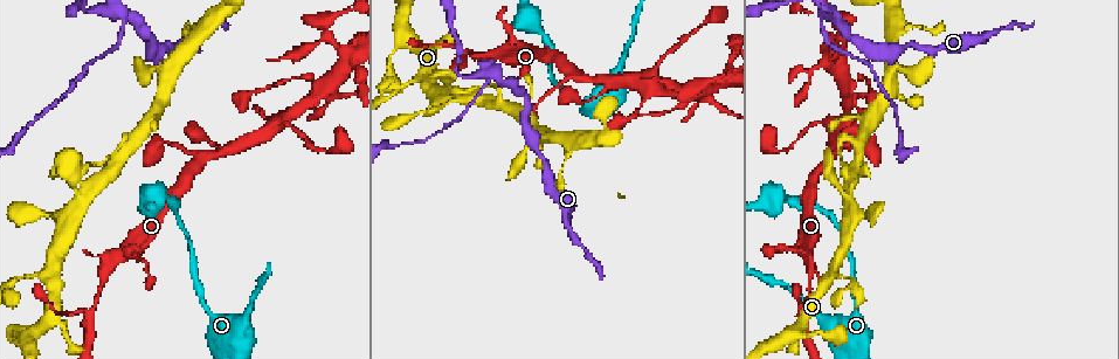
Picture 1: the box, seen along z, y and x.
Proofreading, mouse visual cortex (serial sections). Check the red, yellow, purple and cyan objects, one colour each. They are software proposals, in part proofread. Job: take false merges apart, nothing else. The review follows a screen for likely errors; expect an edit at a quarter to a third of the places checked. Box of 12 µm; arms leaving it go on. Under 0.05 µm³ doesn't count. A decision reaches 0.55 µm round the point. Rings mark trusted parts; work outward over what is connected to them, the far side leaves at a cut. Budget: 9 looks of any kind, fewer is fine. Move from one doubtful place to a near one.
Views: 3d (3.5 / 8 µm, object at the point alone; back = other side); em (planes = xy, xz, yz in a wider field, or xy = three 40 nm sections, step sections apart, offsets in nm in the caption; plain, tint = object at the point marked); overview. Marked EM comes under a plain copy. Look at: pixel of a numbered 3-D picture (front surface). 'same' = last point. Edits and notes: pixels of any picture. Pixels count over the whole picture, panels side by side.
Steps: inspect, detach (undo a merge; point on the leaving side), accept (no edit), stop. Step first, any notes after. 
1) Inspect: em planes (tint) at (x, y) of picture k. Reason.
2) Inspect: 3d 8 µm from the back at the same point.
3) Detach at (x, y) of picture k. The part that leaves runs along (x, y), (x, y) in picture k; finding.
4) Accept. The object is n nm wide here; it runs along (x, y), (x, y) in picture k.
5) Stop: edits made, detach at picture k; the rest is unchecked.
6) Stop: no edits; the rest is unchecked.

Inspect: 3d 3.5 µm at (19, 279) of picture 1. Sharp bend.

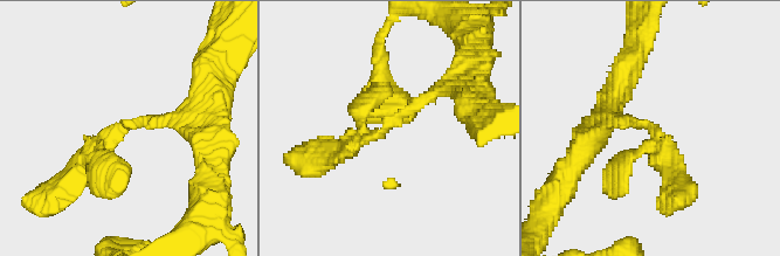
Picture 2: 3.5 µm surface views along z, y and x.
Inspect: em xy step 1 (tint) at (123, 125) of picture 2. 3 arms meet here; the arms are 200, 200, 250 nm wide; shape alone is not enough.

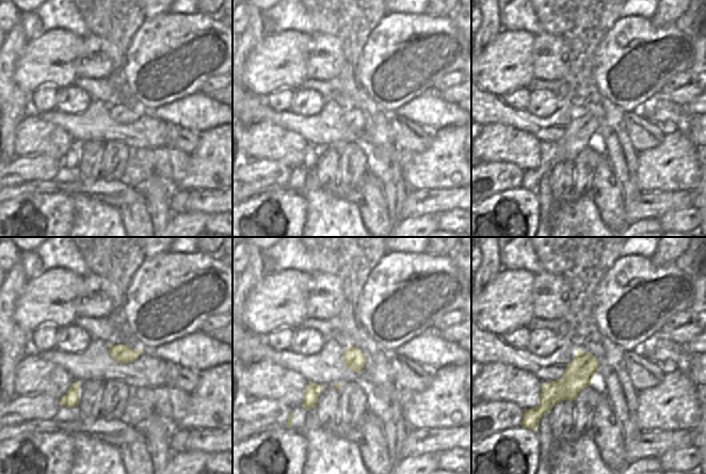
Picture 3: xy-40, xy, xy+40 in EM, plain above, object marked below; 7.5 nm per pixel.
Inspect: em planes (tint) at the same point.

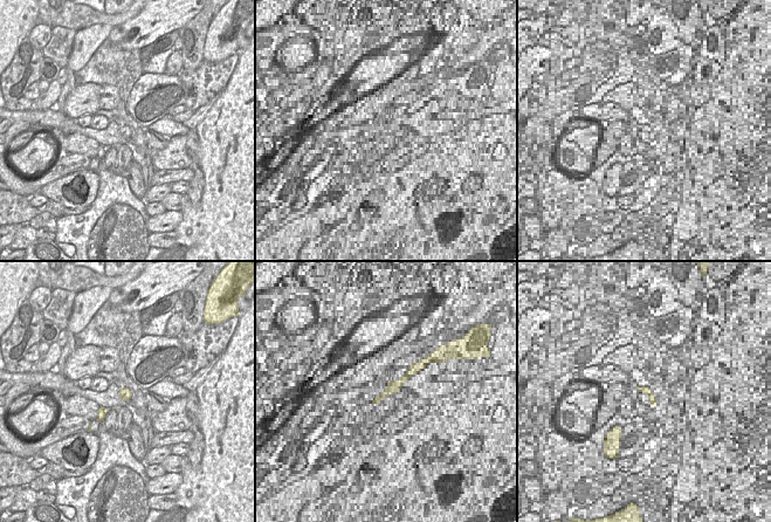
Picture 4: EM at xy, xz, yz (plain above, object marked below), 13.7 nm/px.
Accept. The object is 160 nm wide here; it runs along (190, 128), (124, 124), (99, 149), (110, 167) in picture 2; all the same cell.

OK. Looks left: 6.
Inspect: 3d 3.5 µm at (91, 310) of picture 1. Thin neck.

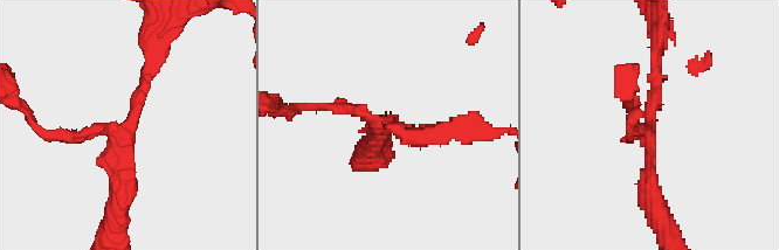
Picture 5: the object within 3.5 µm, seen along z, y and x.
Inspect: em xy step 5 (tint) at (122, 130) of picture 5. 3 arms meet here; the arms are 150, 150, 250 nm wide; now the EM.

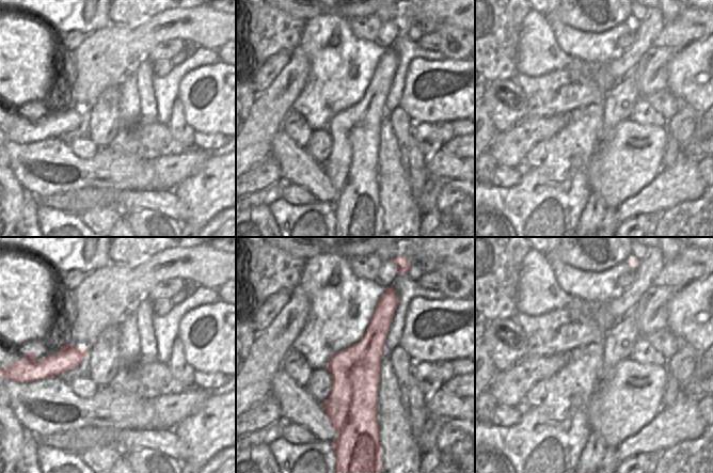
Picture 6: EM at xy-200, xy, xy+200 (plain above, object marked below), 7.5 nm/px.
Accept. It runs along (154, 62), (122, 130), (118, 206) in picture 5; all the same cell.

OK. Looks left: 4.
Inspect: 3d 3.5 µm at (498, 72) of picture 1. Sharp bend.

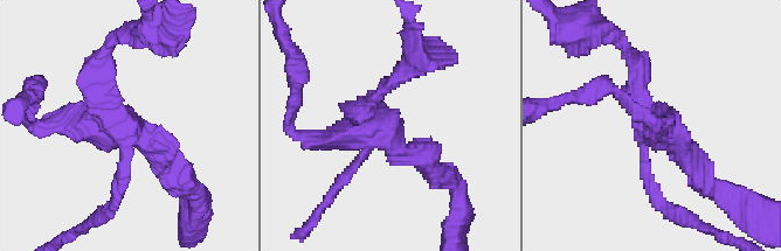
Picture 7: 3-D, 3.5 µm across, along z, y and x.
Inspect: em xy step 2 (tint) at (388, 132) of picture 7. Now the EM.

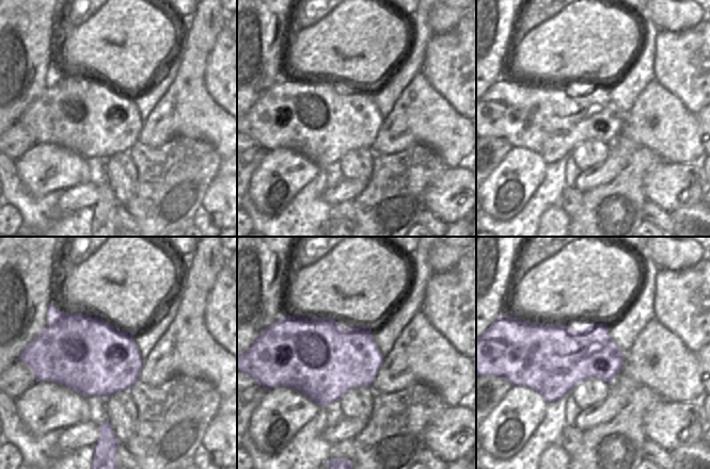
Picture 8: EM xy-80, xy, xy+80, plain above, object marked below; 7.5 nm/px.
Accept. The arms are 150, 300, 300, 300 nm wide; it runs along (433, 173), (379, 131) in picture 7; continuous, no second cell.

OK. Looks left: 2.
Inspect: 3d 3.5 µm at (700, 96) of picture 1. Looks like a crossing.

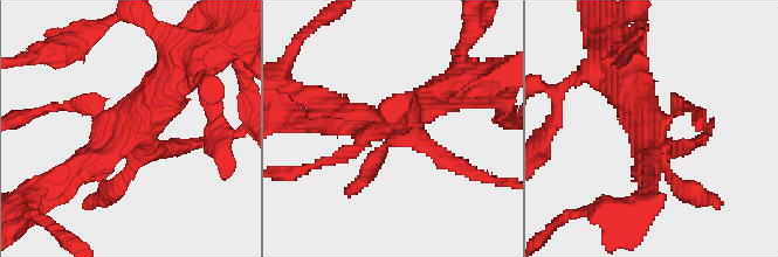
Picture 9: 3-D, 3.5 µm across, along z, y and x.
Inspect: em xy step 5 (tint) at (126, 139) of picture 9. Need the tissue.

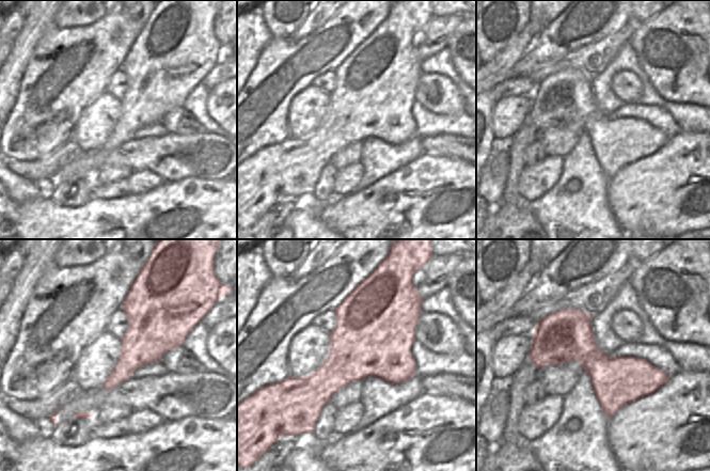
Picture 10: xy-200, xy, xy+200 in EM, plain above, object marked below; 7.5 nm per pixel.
Accept. The object is 600 nm wide here; it runs along (535, 335), (660, 374) in picture 10; all the same cell.

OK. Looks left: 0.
Stop: no edits; the rest is unchecked.

